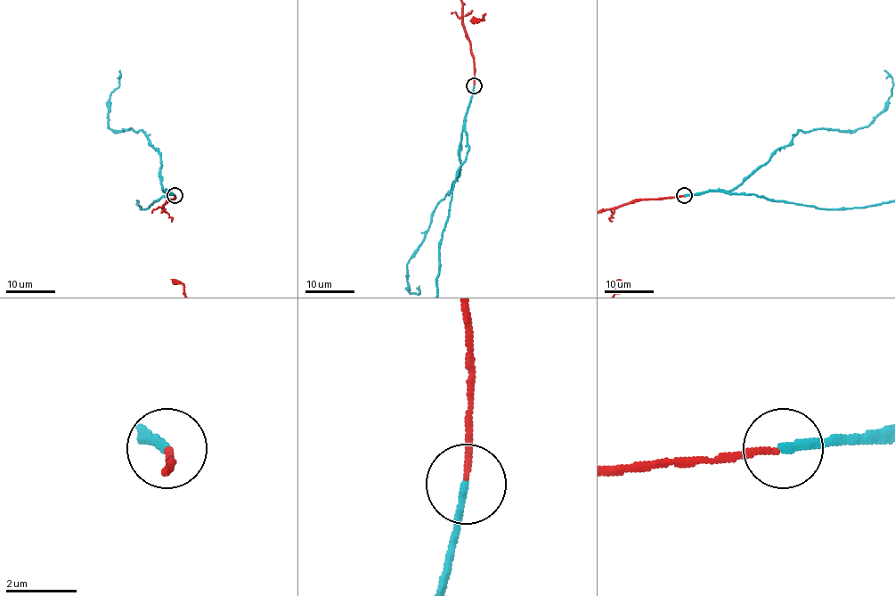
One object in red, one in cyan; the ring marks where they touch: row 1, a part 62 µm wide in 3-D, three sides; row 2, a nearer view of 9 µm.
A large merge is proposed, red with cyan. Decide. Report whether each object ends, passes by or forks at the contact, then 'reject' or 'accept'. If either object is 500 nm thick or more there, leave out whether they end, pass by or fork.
red ends; cyan ends; accept

